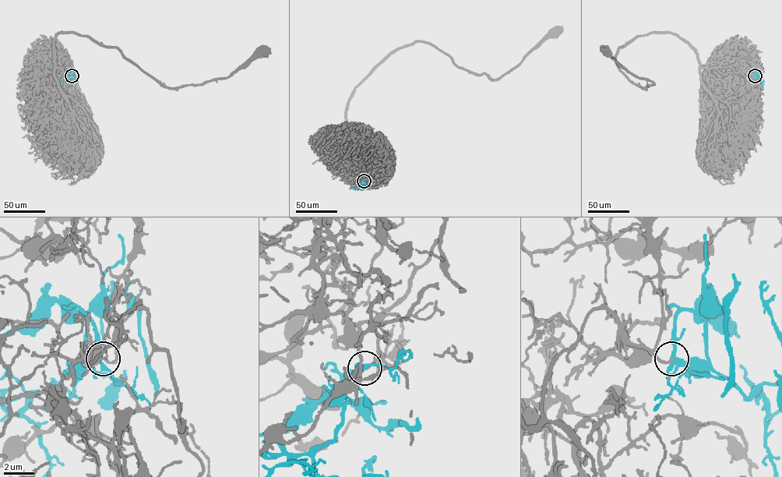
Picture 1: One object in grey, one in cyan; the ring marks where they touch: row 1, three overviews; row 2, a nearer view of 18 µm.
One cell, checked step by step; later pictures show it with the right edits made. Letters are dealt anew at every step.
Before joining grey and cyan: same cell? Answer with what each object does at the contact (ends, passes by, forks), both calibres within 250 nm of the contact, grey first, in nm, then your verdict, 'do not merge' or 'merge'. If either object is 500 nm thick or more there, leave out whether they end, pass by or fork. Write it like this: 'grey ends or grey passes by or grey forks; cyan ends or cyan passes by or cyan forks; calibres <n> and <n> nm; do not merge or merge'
grey ends; cyan forks; calibres 160 and 260 nm; merge

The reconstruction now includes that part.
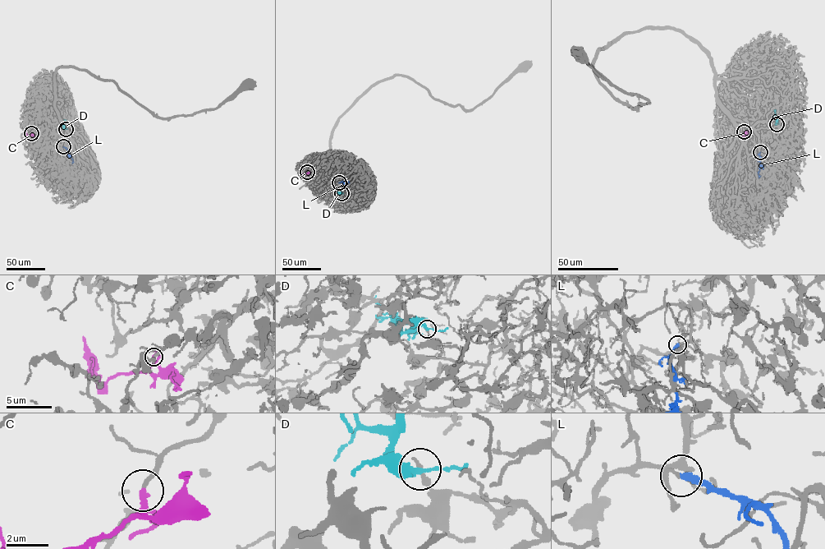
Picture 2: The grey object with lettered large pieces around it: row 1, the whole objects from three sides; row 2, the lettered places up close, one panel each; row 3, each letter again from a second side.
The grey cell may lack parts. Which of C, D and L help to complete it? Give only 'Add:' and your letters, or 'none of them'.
Add: C

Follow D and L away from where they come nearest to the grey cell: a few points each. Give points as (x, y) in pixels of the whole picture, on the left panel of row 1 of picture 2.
D: (66, 129), (64, 119)
L: (63, 146), (66, 149), (72, 163)

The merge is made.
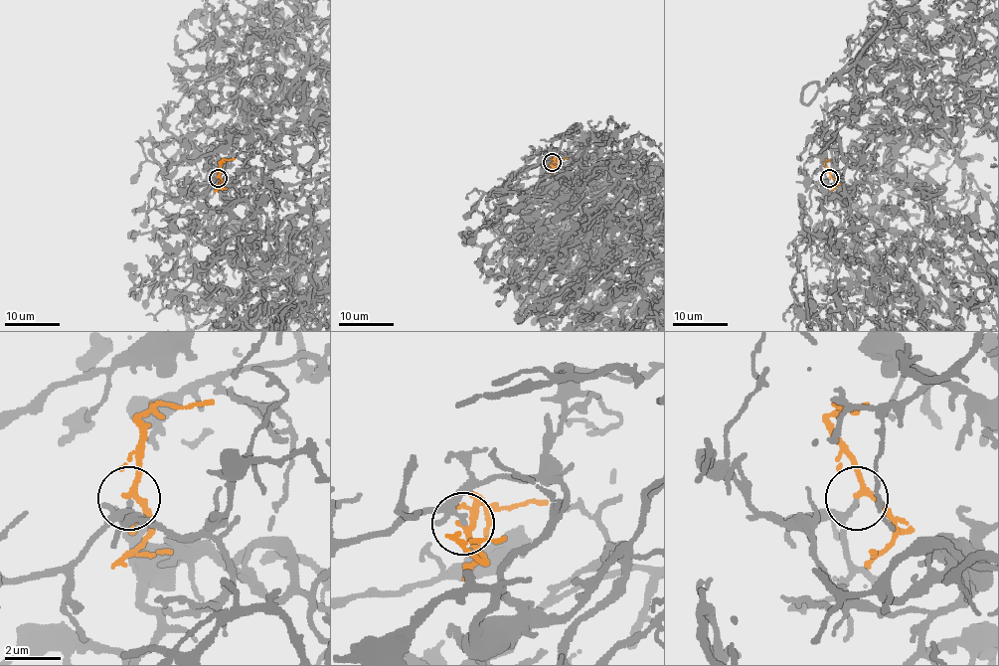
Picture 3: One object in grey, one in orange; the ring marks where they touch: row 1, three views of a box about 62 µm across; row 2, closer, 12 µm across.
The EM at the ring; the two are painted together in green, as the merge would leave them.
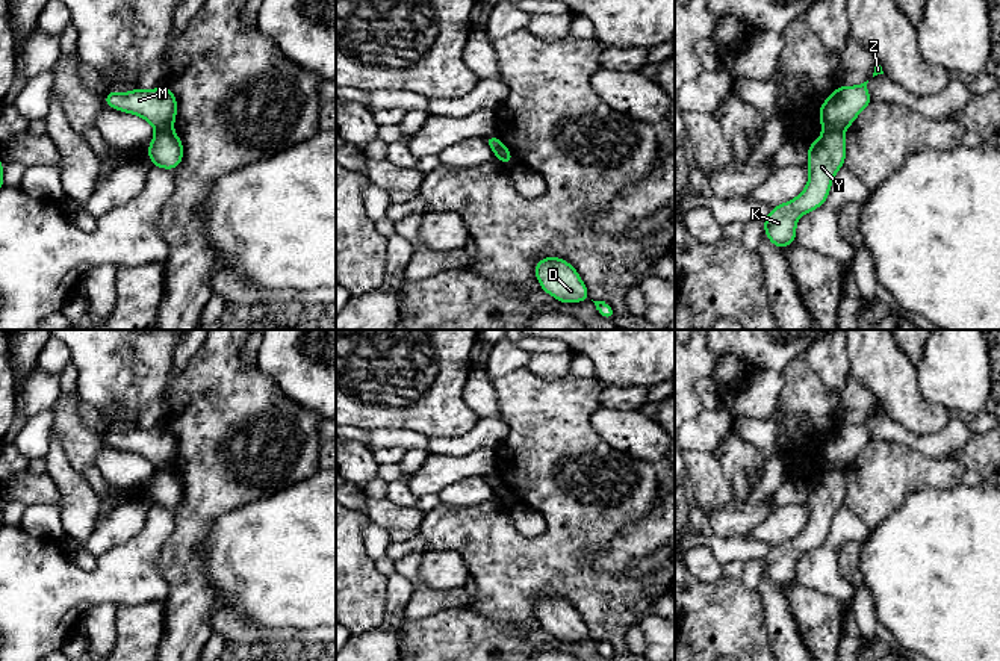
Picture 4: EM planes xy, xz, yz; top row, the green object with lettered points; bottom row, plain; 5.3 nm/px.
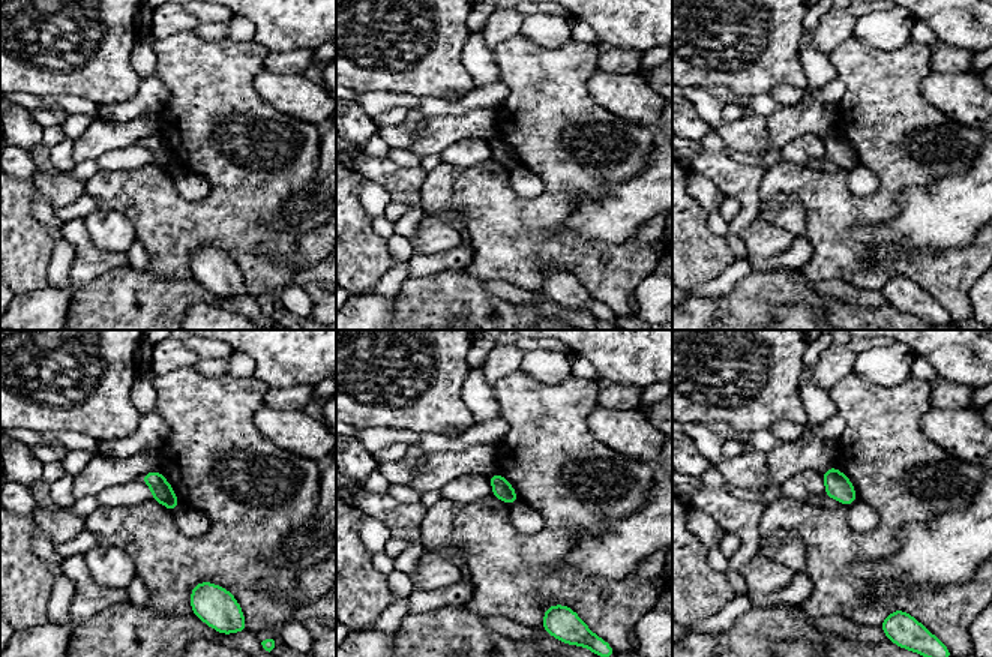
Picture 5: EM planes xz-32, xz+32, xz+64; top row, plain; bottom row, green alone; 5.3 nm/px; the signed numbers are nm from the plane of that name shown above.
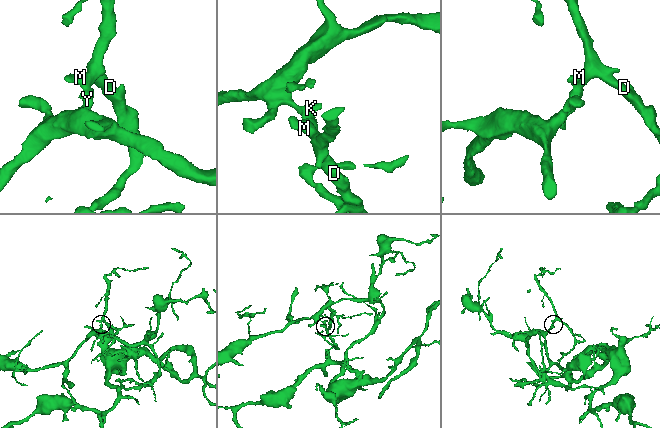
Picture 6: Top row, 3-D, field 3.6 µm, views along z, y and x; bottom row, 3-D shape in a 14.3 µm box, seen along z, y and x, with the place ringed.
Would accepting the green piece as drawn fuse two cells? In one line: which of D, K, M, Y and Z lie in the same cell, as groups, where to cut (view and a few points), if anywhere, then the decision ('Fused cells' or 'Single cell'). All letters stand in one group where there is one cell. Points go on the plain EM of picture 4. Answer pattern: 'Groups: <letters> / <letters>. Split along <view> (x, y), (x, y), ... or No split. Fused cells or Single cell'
Groups: D M Z / K Y. Split along xz (503, 483), (496, 492), (506, 499). Fused cells

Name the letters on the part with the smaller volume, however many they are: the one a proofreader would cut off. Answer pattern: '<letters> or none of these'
D, M, Z

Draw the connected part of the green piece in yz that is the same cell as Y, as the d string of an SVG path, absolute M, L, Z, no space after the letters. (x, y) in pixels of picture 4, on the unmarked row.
M841 469L823 470L808 486L809 517L805 528L796 537L772 546L762 561L764 572L775 585L782 588L794 582L797 558L826 542L835 513L844 505L846 490Z

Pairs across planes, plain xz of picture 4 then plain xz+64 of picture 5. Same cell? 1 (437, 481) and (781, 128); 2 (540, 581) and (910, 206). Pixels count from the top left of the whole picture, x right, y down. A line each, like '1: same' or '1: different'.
1: same
2: different

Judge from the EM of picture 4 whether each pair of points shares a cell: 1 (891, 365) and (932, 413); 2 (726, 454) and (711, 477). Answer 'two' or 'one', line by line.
1: one
2: two

